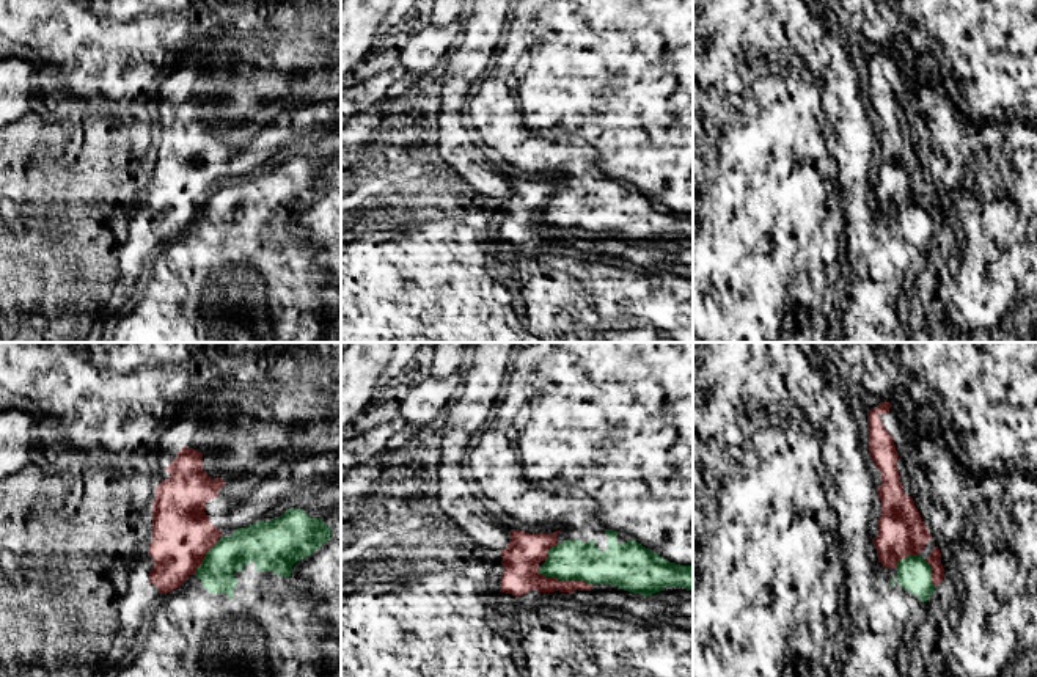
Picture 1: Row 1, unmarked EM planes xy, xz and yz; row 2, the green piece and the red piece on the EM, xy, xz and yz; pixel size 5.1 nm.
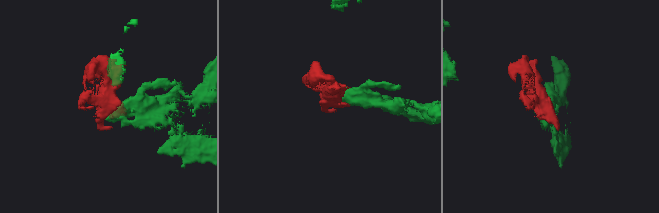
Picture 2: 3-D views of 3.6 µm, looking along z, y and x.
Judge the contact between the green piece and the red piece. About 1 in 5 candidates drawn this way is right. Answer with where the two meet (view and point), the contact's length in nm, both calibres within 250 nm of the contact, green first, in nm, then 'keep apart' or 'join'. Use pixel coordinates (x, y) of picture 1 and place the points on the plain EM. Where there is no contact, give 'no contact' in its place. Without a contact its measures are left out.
contact xz (563, 226); length 300 nm; calibres 200 and 190 nm; keep apart

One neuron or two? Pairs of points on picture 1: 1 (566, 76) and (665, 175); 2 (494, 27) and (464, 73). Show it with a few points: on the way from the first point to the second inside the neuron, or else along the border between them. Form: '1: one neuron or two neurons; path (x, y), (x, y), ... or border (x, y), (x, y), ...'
1: one neuron; path (566, 109), (610, 153), (632, 154)
2: one neuron; path (484, 38), (480, 52), (472, 62)

